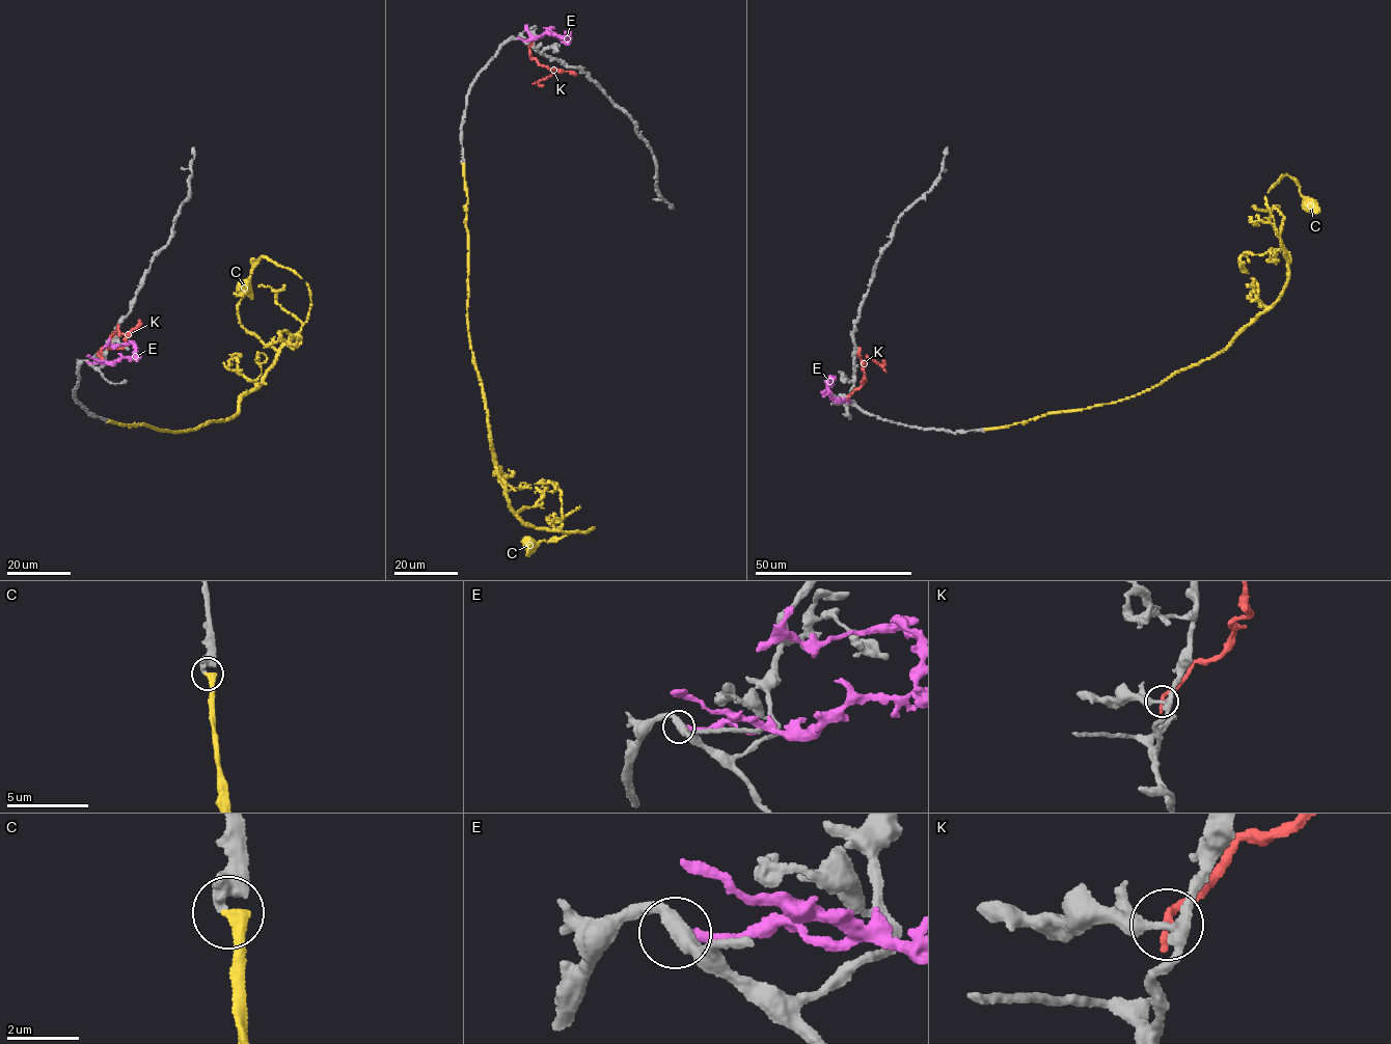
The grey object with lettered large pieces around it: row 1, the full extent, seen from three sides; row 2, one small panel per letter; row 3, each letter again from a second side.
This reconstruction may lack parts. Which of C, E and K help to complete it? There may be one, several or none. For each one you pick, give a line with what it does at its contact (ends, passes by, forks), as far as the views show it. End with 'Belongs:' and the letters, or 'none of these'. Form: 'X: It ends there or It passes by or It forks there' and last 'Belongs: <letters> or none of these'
C: It ends there
Belongs: C

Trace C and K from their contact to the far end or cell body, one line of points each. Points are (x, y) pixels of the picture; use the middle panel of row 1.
C: (463, 164), (469, 340), (497, 472), (522, 521), (573, 532), (594, 528), (542, 540), (527, 553)
K: (532, 43), (532, 57), (539, 64), (555, 69), (532, 84)

